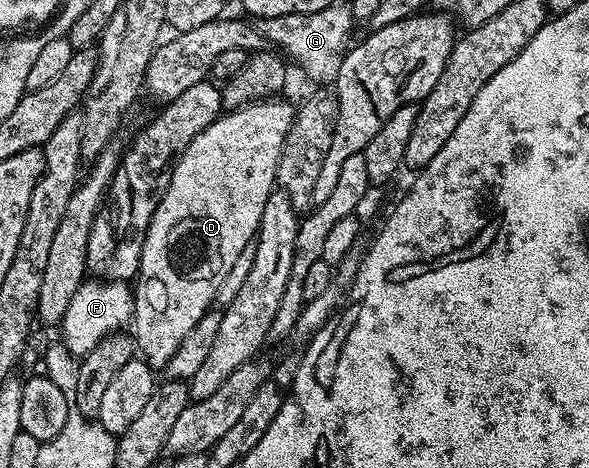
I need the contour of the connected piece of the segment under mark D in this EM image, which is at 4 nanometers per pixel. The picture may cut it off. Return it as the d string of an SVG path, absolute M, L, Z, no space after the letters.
M273 97L262 103L251 103L236 111L221 114L220 118L214 120L209 127L202 129L202 133L198 133L198 137L194 137L194 141L190 141L190 145L182 153L182 157L176 163L174 173L170 177L170 185L166 189L158 209L154 209L154 217L148 226L146 241L142 245L140 269L136 272L134 280L134 314L130 324L139 354L144 362L153 369L163 369L170 361L170 357L174 357L174 353L178 353L178 345L182 345L186 333L190 333L190 329L194 329L194 325L198 325L198 321L202 321L204 314L215 304L218 285L222 285L222 281L226 281L226 273L230 273L230 268L233 267L234 261L238 261L242 249L246 249L246 245L255 240L256 232L260 230L262 209L266 209L266 201L276 187L276 170L282 153L282 145L286 141L286 133L290 133L290 125L296 116L296 107L280 98L284 97Z

